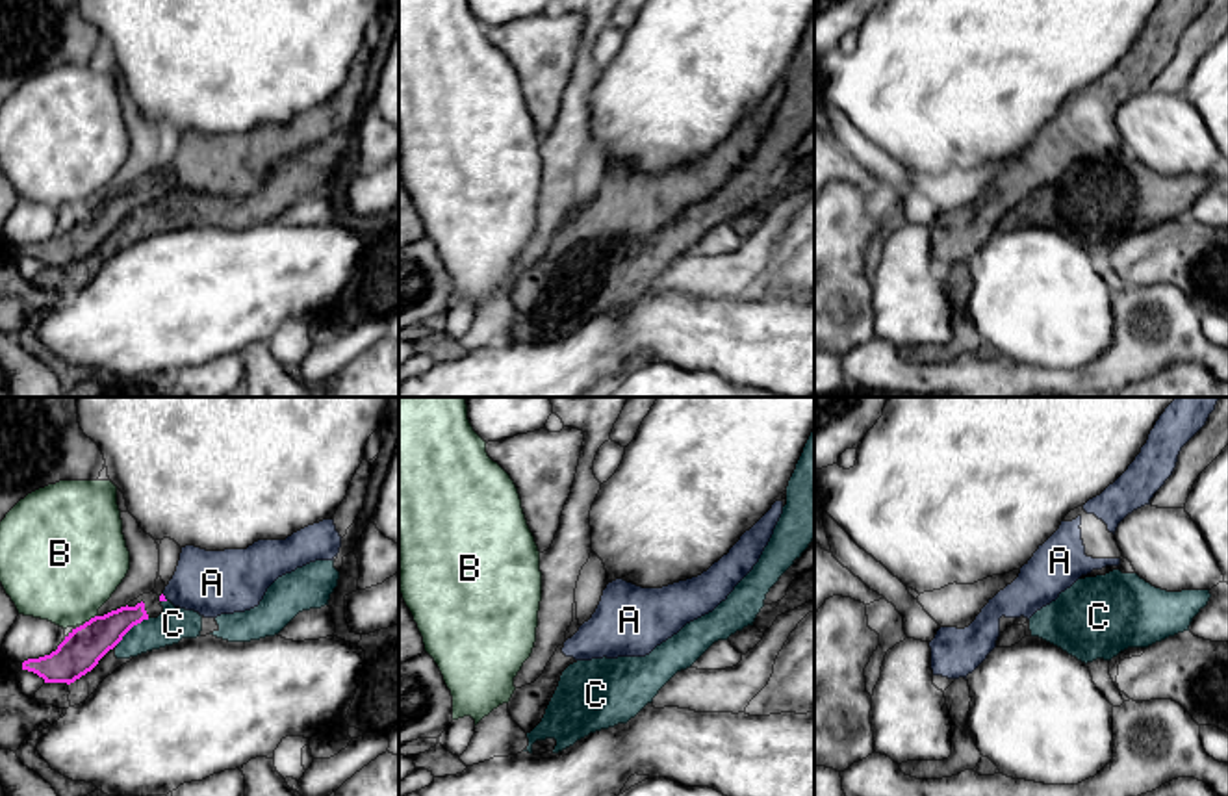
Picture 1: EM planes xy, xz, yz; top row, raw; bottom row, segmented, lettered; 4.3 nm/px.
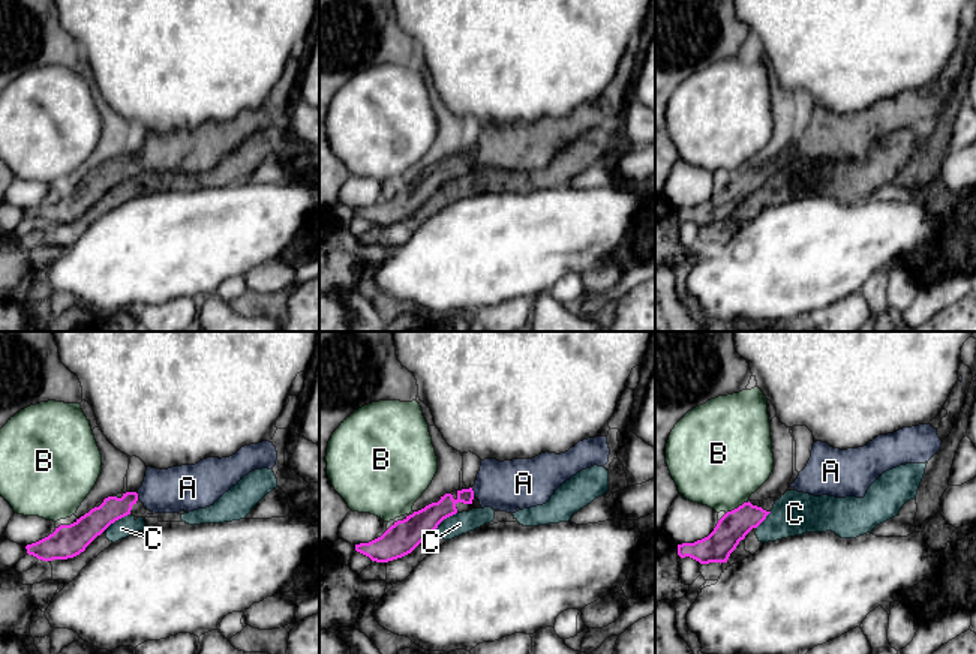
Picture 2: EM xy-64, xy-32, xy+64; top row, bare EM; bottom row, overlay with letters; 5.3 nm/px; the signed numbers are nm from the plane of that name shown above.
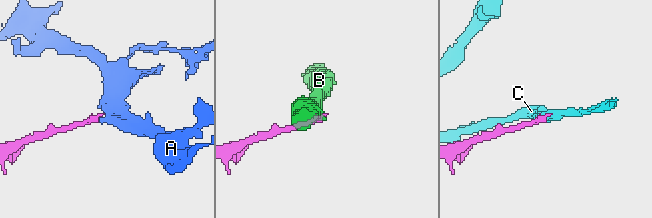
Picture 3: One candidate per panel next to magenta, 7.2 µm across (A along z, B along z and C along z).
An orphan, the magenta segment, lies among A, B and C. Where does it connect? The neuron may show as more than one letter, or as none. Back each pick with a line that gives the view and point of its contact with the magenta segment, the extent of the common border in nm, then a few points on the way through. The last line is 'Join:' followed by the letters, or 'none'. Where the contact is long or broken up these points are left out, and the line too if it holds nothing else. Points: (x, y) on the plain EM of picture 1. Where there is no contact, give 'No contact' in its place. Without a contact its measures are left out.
A: Touches magenta at xy (164, 182). Shared border 40 nm. Path across: xy (162, 182), (164, 182), (199, 167), (212, 167)
Join: A

